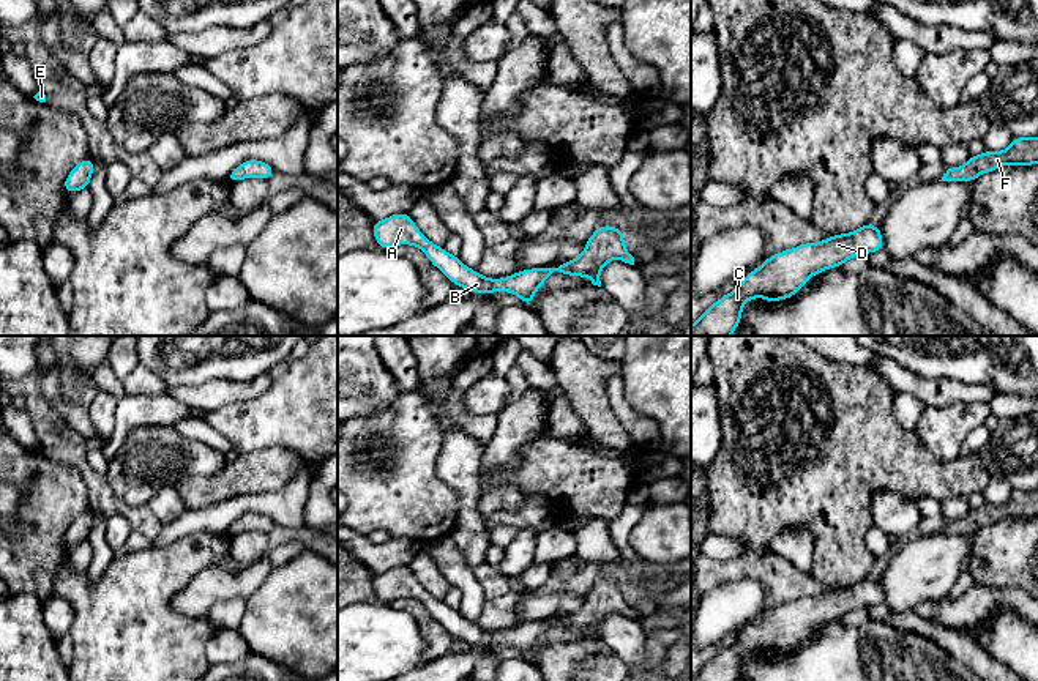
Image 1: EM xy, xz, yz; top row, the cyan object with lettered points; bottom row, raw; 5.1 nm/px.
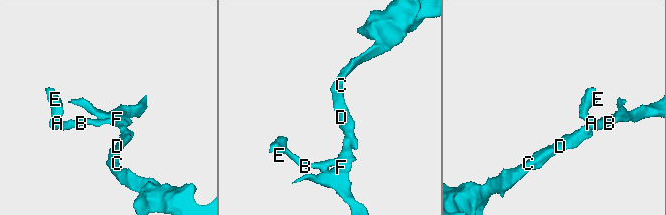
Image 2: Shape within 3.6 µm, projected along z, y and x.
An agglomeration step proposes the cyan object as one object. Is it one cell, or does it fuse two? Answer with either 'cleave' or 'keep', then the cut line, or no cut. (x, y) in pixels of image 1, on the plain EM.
keep; cut none

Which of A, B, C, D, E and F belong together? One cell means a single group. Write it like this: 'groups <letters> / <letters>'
groups A B C D E F

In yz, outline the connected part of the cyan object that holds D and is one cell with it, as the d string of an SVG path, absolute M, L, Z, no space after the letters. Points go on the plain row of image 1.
M863 577L850 586L805 596L767 610L734 645L708 659L691 681L737 681L748 653L757 649L770 656L787 653L797 648L809 631L841 620L855 608L879 605L882 596L880 580Z

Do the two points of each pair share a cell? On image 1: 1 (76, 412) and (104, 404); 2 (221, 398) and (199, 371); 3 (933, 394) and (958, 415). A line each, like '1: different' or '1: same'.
1: different
2: different
3: different

